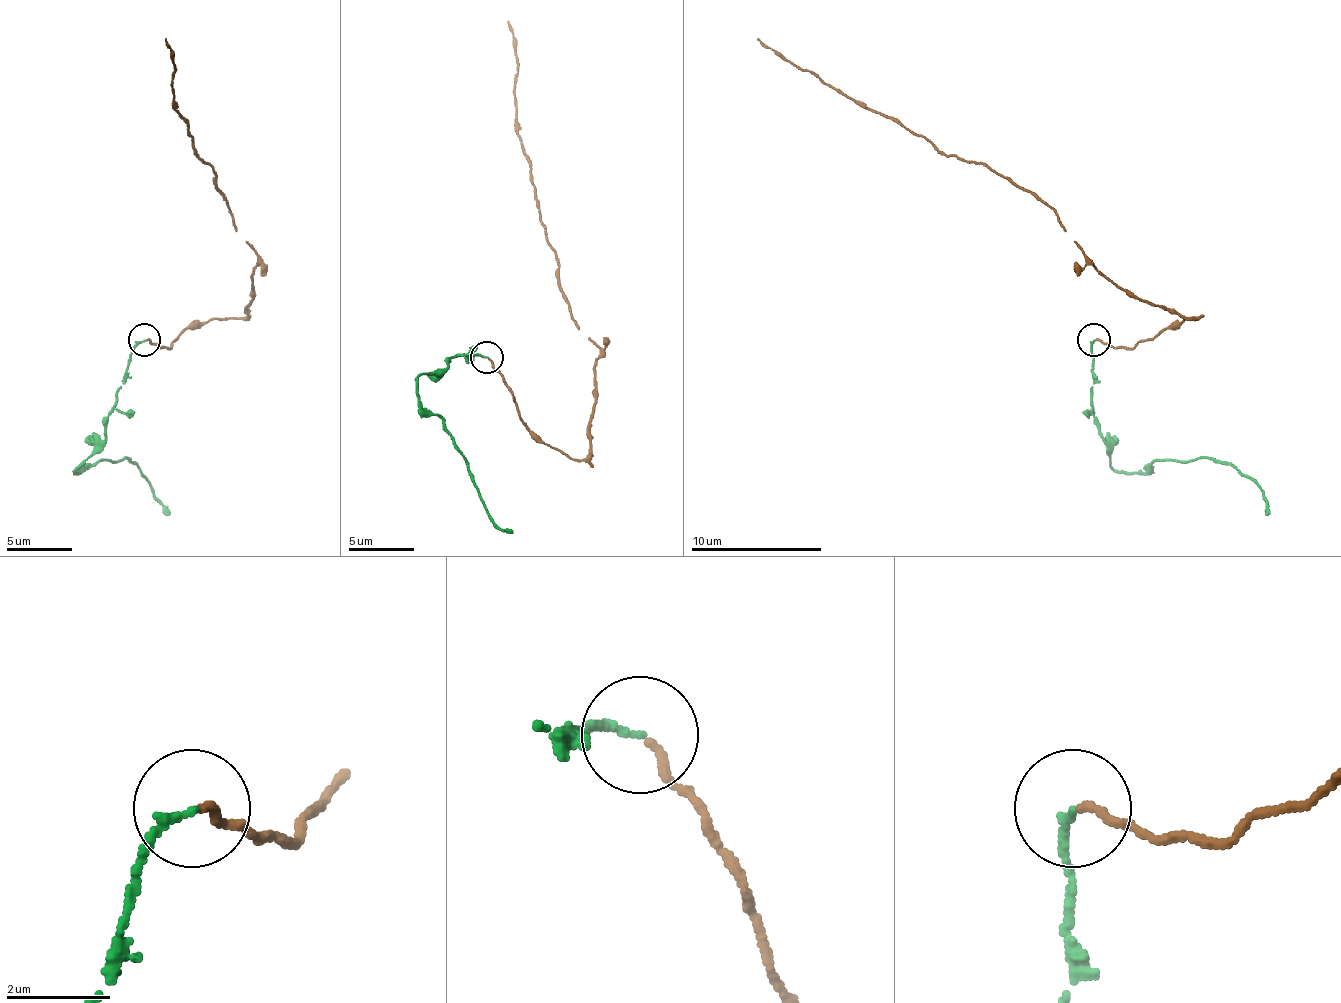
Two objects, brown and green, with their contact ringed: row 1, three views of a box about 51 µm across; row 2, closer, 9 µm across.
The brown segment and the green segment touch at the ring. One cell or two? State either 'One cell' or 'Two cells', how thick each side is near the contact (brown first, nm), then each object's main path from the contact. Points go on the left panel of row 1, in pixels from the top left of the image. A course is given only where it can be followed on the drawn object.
One cell. Thickness 160 nm (brown) against 140 nm. Course of brown: (147, 341), (170, 347), (215, 318), (242, 318), (258, 255), (235, 232), (215, 176), (173, 104), (166, 39). Course of green: (143, 341), (130, 357), (117, 409), (107, 419), (104, 439), (74, 472), (101, 462), (127, 459), (170, 514)

